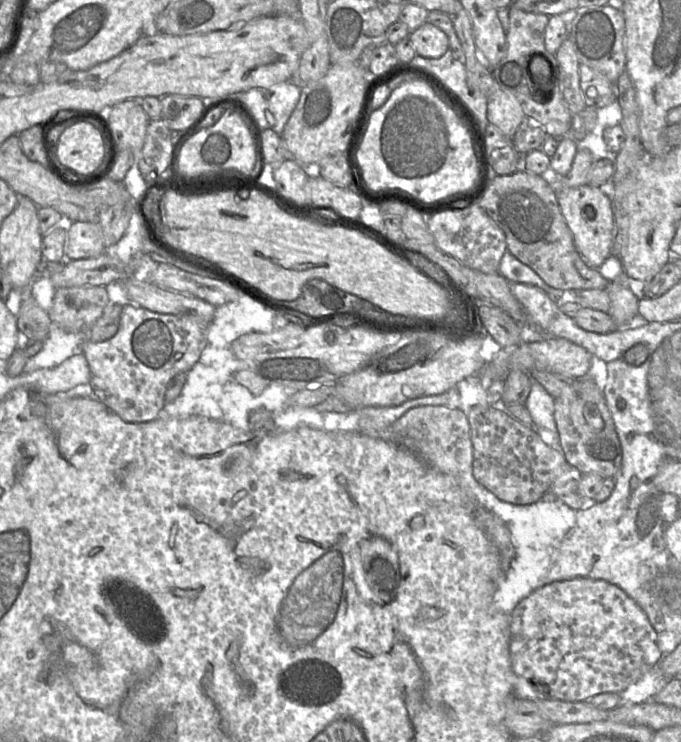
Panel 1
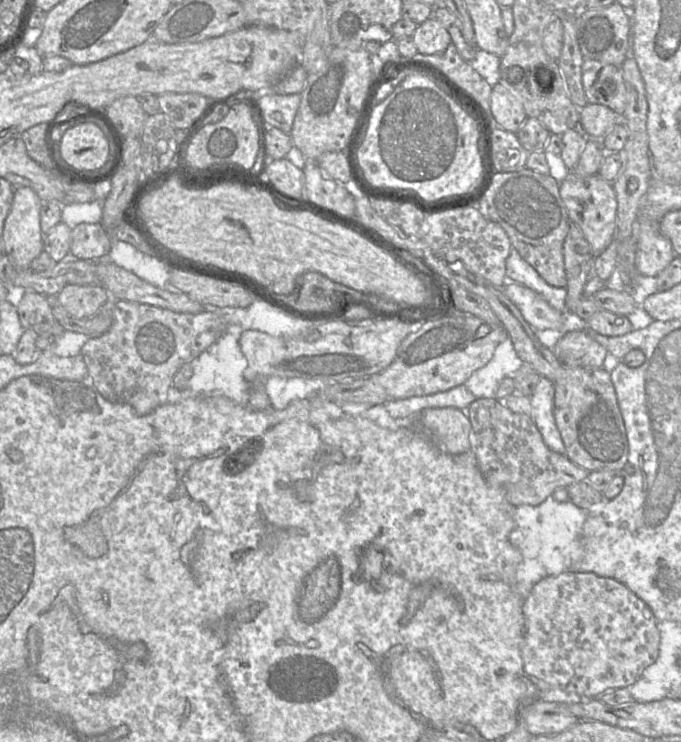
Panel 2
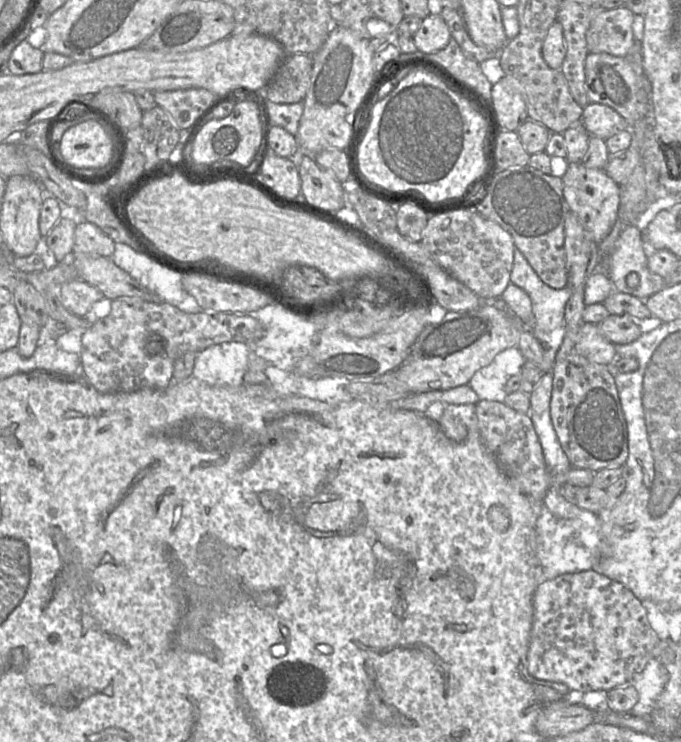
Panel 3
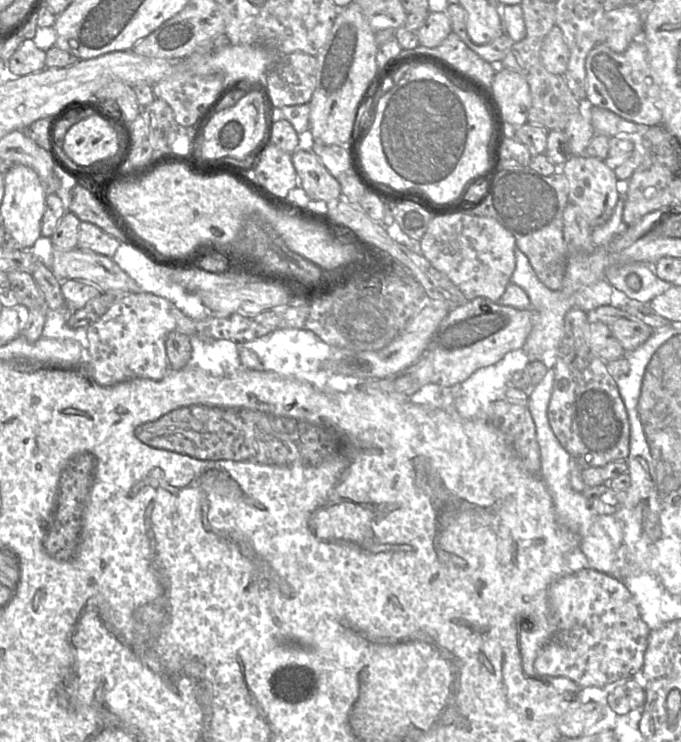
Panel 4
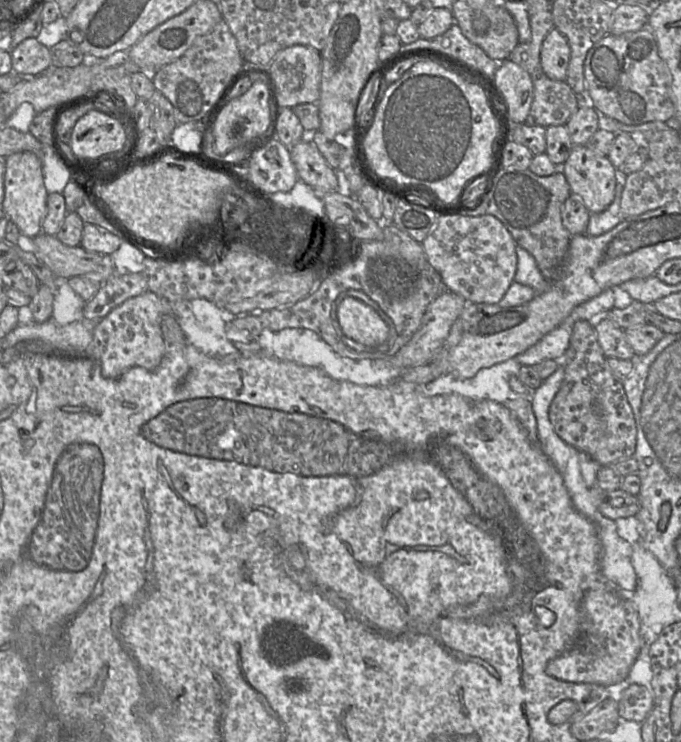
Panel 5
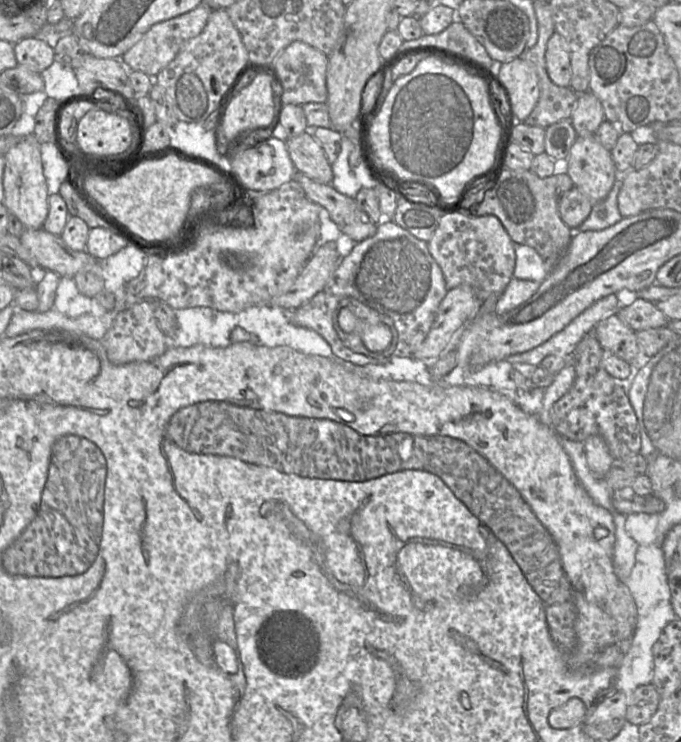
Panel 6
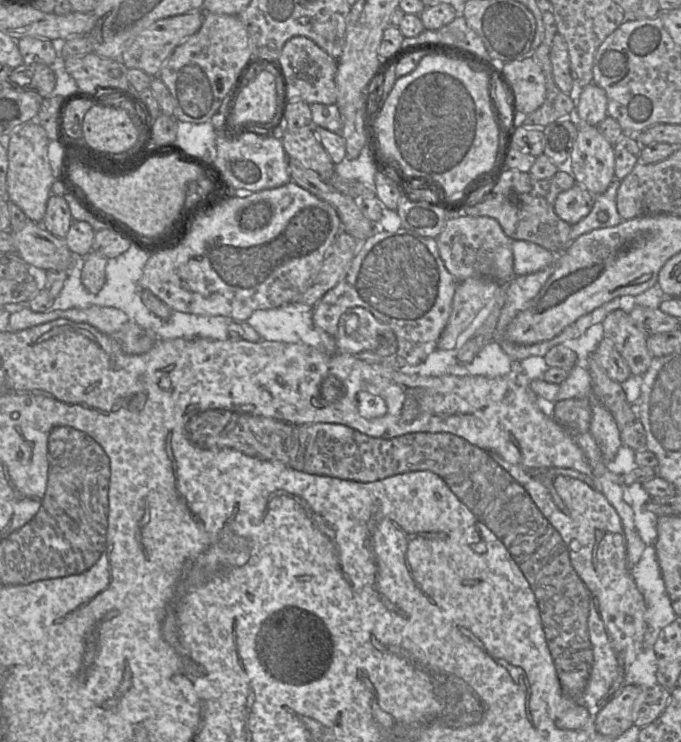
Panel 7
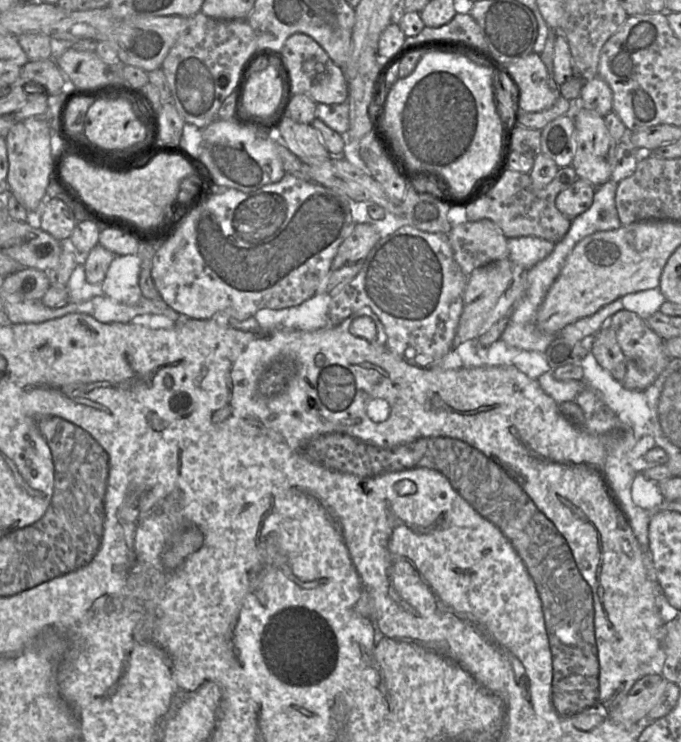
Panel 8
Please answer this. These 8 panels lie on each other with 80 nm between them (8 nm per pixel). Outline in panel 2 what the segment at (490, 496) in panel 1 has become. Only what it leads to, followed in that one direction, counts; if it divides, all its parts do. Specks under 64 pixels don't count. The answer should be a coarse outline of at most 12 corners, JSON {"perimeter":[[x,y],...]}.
{"perimeter":[[552,497],[515,508],[523,599],[582,561],[587,511]]}

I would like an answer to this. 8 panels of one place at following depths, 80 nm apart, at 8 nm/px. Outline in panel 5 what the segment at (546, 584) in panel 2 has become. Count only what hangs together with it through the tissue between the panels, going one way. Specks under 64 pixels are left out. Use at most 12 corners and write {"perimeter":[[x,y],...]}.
{"perimeter":[[615,584],[587,590],[575,643],[549,676],[610,685],[640,650],[634,604]]}

